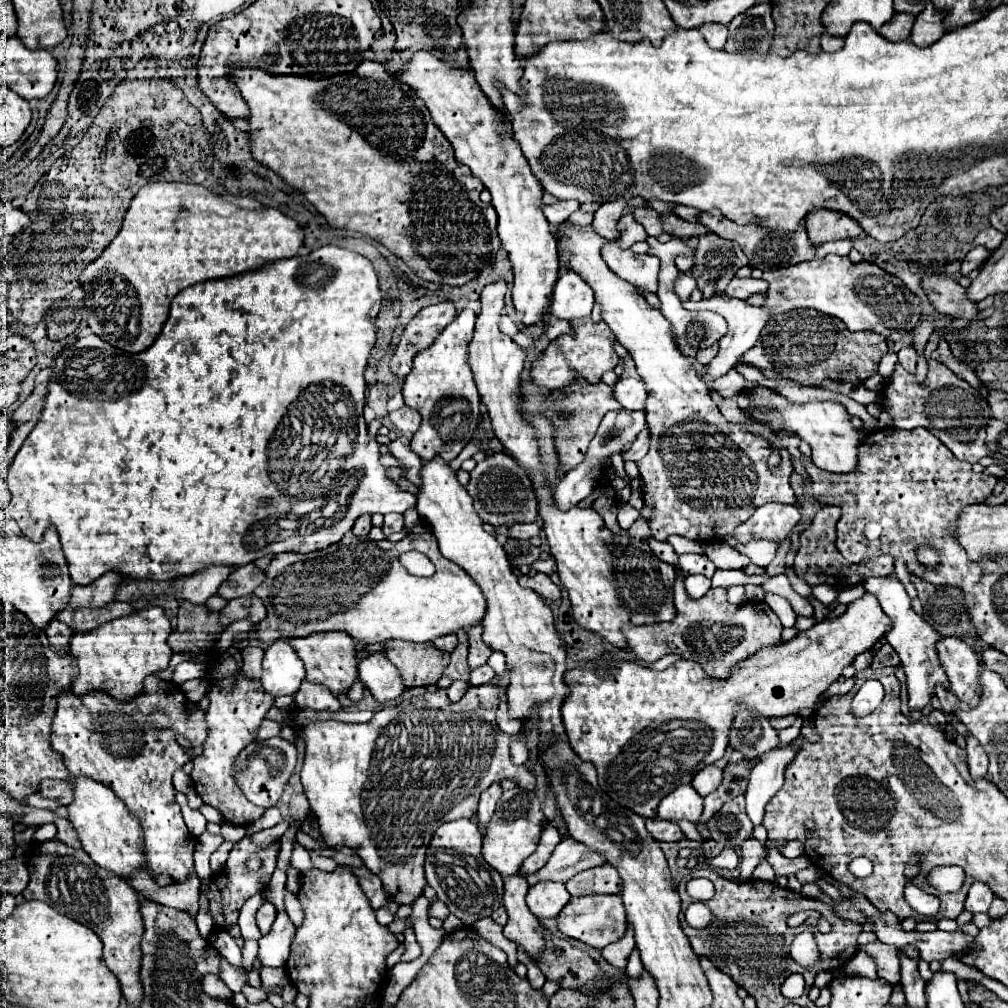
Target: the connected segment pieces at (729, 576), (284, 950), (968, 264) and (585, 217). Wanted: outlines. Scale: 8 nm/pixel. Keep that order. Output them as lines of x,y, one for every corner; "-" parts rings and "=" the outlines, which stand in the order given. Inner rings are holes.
717,570
713,574
711,582
713,582
713,588
725,588
725,590
729,590
731,586
762,584
769,576
766,572
762,575
749,575
745,574
743,570
=
279,914
273,922
273,928
267,936
259,938
259,962
263,966
285,966
289,958
289,944
293,938
295,926
291,924
287,914
=
981,246
971,248
969,254
967,254
967,258
965,258
965,262
961,264
961,274
967,276
971,270
979,268
989,258
989,254
991,254
991,250
987,250
987,248
981,248
=
573,212
571,216
569,216
569,220
565,222
567,226
575,226
575,228
581,228
581,226
589,226
591,224
591,220
593,220
593,214
585,214
585,212

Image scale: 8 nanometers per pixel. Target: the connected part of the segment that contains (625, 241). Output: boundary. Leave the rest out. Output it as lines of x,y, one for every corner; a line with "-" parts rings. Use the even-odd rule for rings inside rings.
633,214
621,216
619,222
617,222
617,228
619,228
619,232
621,232
621,238
619,238
617,242
619,242
623,248
629,248
631,244
647,238
645,228
633,218

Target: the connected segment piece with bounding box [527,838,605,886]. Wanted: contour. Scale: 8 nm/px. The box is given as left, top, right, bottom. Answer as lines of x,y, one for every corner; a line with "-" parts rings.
565,838
557,844
549,862
535,874
527,876
527,882
529,882
529,886
533,886
535,882
541,882
541,880
567,882
571,876
575,876
587,868
601,866
603,862
605,860
597,852
589,850
585,844
581,844
573,838

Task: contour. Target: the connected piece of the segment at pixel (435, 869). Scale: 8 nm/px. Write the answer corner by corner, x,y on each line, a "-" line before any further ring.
453,820
433,834
427,846
425,876
427,884
437,892
437,898
447,904
465,926
471,926
479,918
487,918
501,906
503,898
503,876
493,870
481,856
481,832
475,820

